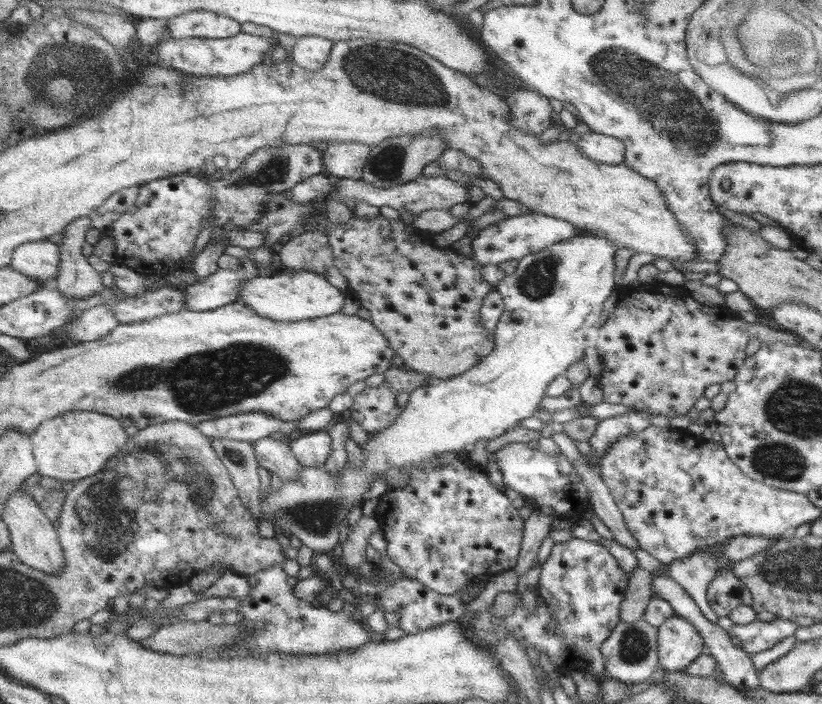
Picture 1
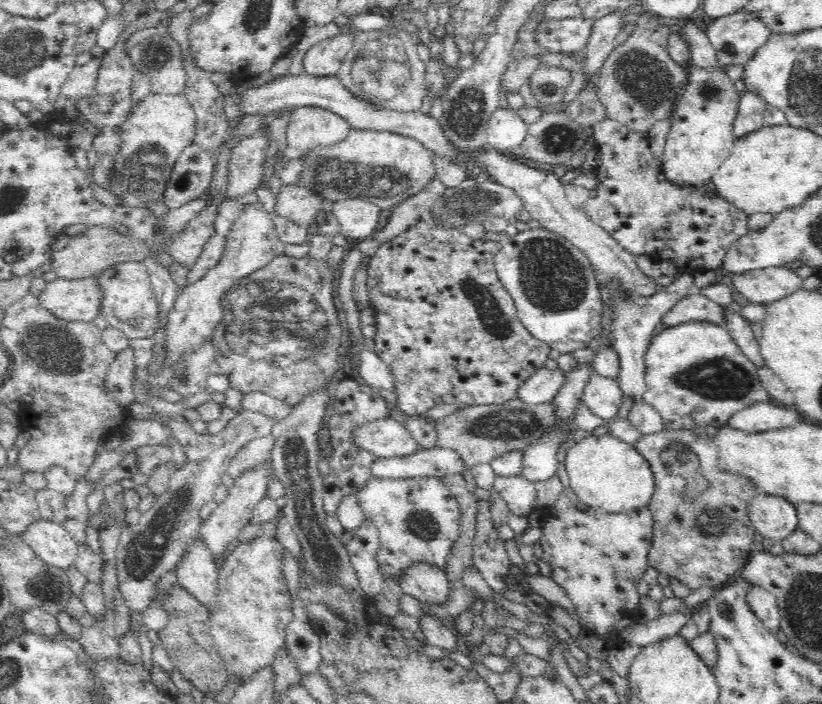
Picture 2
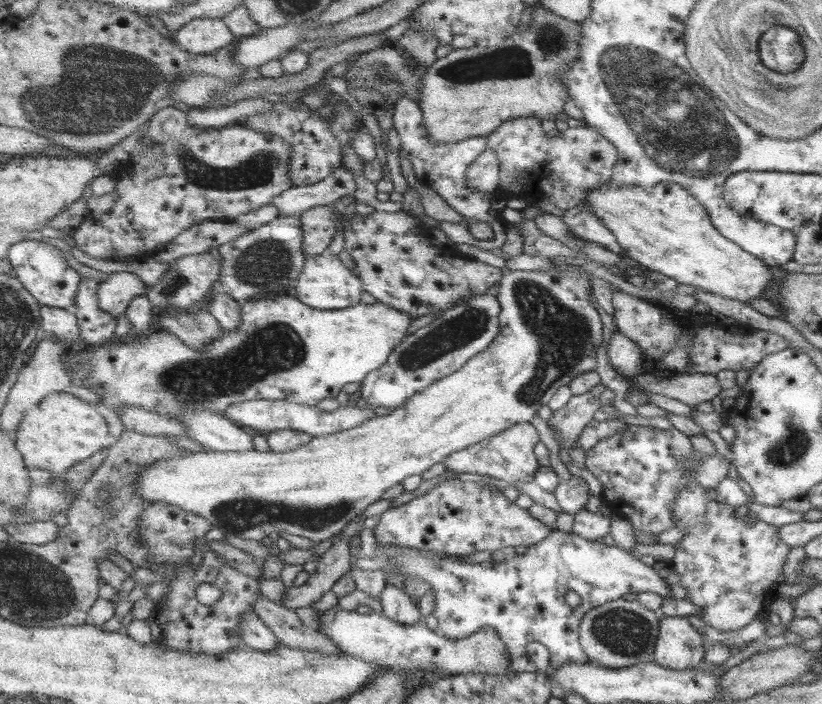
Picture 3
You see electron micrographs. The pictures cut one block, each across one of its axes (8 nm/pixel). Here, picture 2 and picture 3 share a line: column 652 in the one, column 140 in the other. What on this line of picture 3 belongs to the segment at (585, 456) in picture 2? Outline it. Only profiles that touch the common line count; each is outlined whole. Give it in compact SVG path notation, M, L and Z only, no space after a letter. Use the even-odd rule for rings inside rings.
M559 262L554 264L557 264L556 268L560 268L560 270L557 269L553 272L536 270L505 271L503 278L498 284L498 295L496 296L502 306L500 333L497 335L496 340L483 353L476 354L461 370L442 378L440 381L435 381L423 392L415 393L408 400L407 405L392 410L388 415L379 415L365 421L355 428L328 434L323 437L313 437L308 445L301 445L300 449L287 453L274 452L273 450L268 452L257 452L257 450L249 452L203 451L197 453L187 452L185 455L179 456L179 459L161 459L161 461L153 463L153 465L145 468L143 473L139 474L137 494L141 494L141 498L145 498L149 504L167 502L167 504L181 507L183 510L186 510L185 512L207 518L207 521L211 522L214 528L221 530L224 534L234 535L241 539L260 541L263 538L274 537L279 532L305 537L316 543L334 536L339 537L353 519L357 519L362 512L365 512L367 506L379 501L381 496L390 488L393 488L393 486L401 485L405 478L409 478L409 476L414 474L425 474L431 466L435 466L435 463L444 463L448 456L455 452L467 449L471 445L476 445L478 442L495 436L512 426L523 422L531 422L537 416L539 408L547 406L551 402L553 394L561 386L570 385L580 374L597 370L597 350L599 350L599 346L603 342L603 322L601 322L601 316L599 316L597 308L591 304L593 291L592 277L585 273L581 267L569 266L569 264L559 265Z

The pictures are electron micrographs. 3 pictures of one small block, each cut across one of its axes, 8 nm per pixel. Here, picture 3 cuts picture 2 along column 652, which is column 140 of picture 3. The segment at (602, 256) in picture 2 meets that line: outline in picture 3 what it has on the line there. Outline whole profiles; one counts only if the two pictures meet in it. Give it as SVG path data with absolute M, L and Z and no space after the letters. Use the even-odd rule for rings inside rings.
M117 272L98 286L100 307L115 317L124 315L136 296L147 294L147 285L131 272Z

